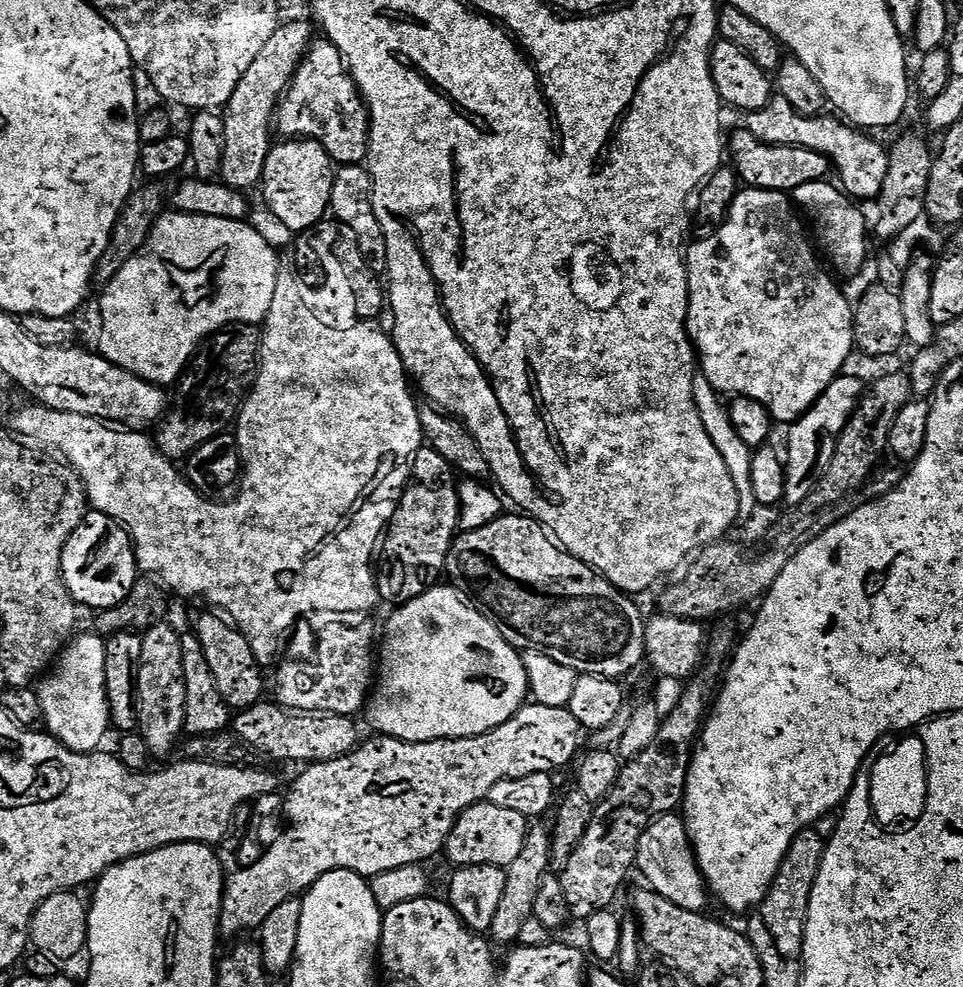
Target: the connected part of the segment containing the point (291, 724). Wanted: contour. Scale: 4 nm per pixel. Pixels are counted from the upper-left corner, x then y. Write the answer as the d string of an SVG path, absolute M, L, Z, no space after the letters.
M261 702L239 709L230 725L237 739L253 753L261 752L272 760L297 760L300 766L320 764L323 760L342 758L356 749L362 735L351 716L333 712L311 712L285 708L279 702Z

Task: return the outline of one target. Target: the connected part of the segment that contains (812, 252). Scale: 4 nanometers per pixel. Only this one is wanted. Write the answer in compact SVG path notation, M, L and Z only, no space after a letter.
M745 187L734 198L732 208L723 226L710 238L696 240L686 248L688 258L688 334L694 338L694 347L698 353L698 368L704 377L716 387L721 394L732 392L733 397L745 396L762 402L768 408L777 425L791 426L796 419L819 400L828 386L841 375L844 363L856 348L856 318L854 304L840 293L840 288L824 273L825 265L814 247L813 241L804 237L804 228L796 217L797 209L789 193Z

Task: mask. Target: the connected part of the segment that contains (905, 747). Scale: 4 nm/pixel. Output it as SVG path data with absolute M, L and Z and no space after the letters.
M912 734L902 739L875 762L870 782L868 781L868 793L873 816L880 827L896 828L920 819L928 801L928 768L925 762L925 746L919 735Z

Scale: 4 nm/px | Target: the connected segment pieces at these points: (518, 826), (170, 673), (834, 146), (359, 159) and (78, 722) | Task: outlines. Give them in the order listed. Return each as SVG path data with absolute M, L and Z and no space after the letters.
M481 802L470 806L454 822L454 830L450 830L446 845L446 857L456 868L466 866L498 866L505 870L518 858L522 846L526 846L526 838L530 827L529 817L517 814L515 810L506 810L506 806L494 806Z
M168 622L155 624L142 635L142 662L138 666L138 694L136 695L138 718L140 719L139 734L146 738L146 746L150 746L153 757L168 756L172 747L181 743L185 735L186 722L186 674L182 671L182 642L180 632L172 629Z
M776 94L773 95L771 102L762 106L762 110L747 113L746 130L754 134L754 138L767 144L798 146L822 154L830 162L834 172L840 175L841 181L839 180L839 183L842 185L843 191L851 196L853 201L879 201L880 191L886 182L889 149L883 148L878 141L871 140L864 133L867 131L831 115L803 116L786 98Z
M320 38L309 48L301 62L292 84L280 100L274 121L279 135L284 138L307 138L316 140L330 154L337 165L363 165L368 159L368 106L360 94L360 87L353 79L342 54L327 38Z
M96 632L81 634L65 645L50 673L41 679L37 692L43 710L42 720L49 735L72 752L88 753L103 745L111 725L105 690L107 641Z

